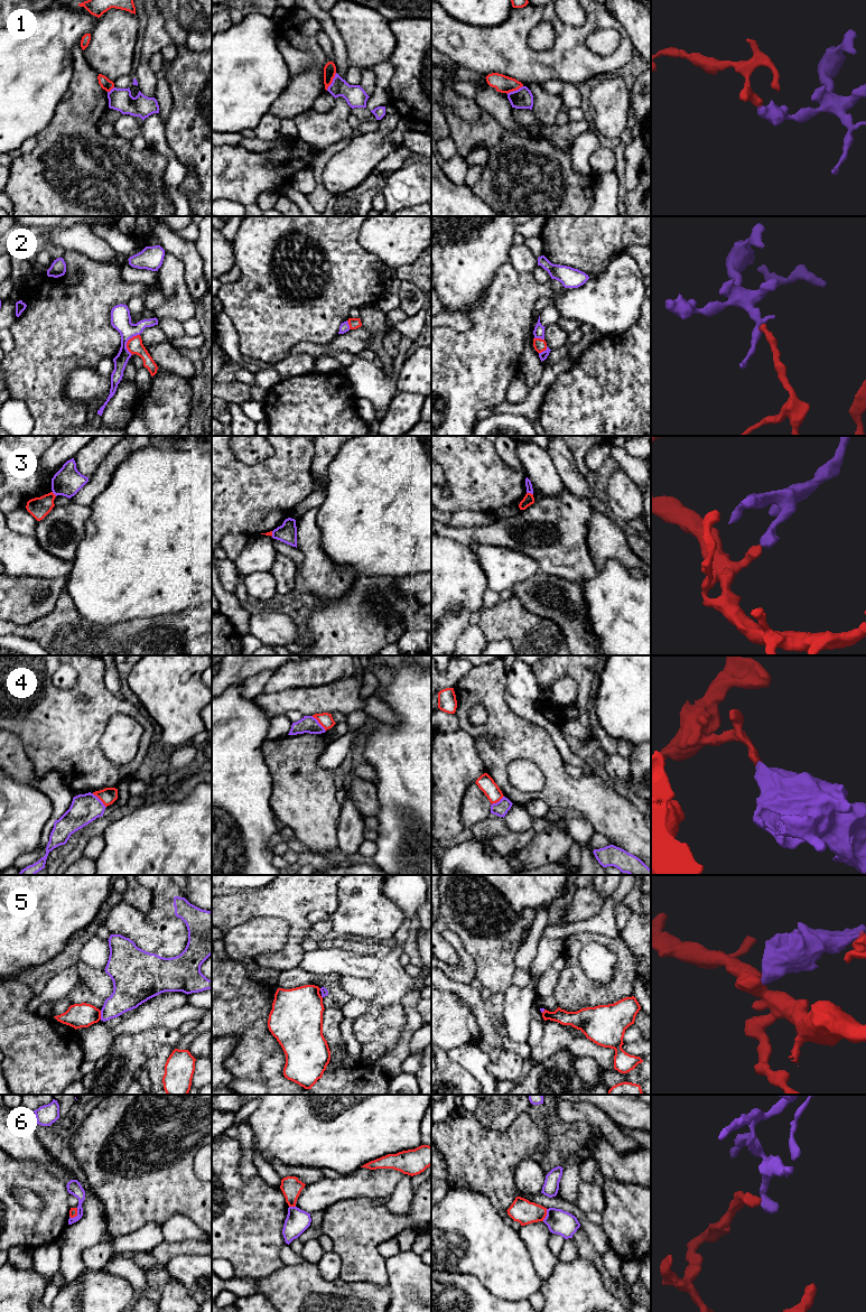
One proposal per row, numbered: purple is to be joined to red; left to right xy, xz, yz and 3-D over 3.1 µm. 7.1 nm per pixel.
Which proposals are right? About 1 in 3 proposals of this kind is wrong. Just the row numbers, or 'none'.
none

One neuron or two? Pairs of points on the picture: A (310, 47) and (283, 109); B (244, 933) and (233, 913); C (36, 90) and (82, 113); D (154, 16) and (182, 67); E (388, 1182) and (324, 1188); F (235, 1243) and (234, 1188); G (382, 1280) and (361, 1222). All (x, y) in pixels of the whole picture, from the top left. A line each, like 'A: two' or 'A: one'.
A: one
B: two
C: two
D: two
E: one
F: one
G: one

